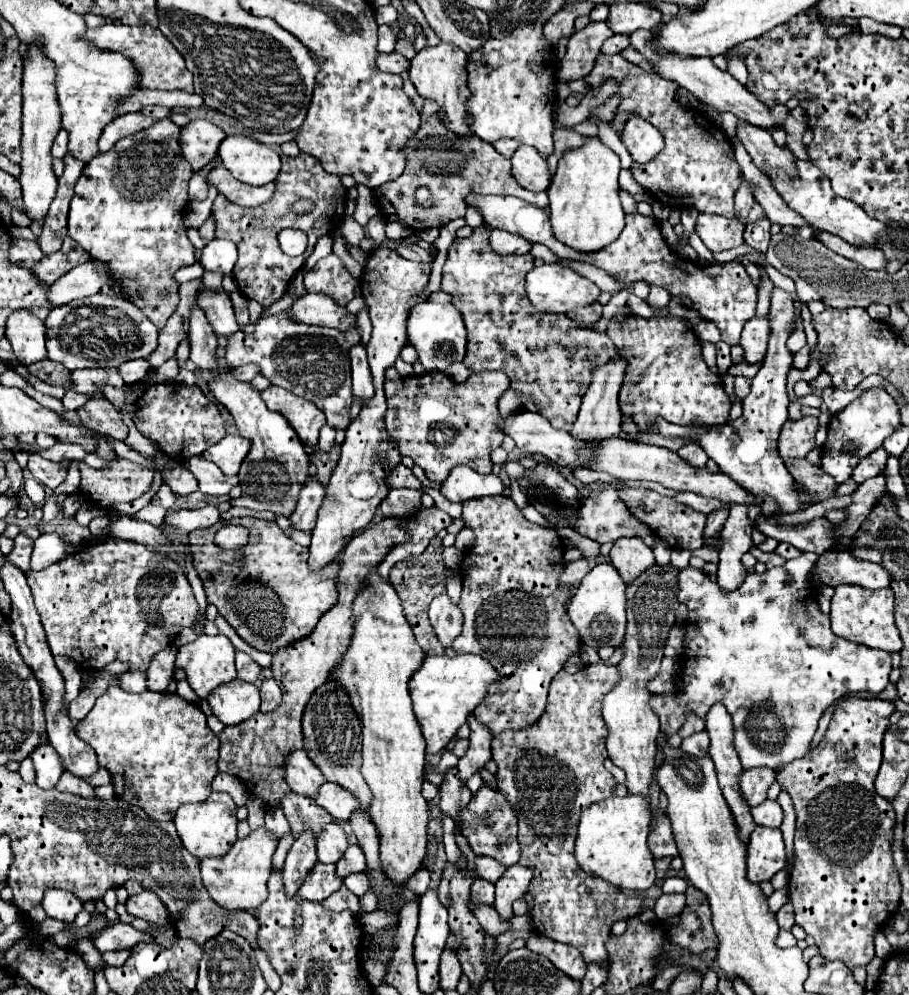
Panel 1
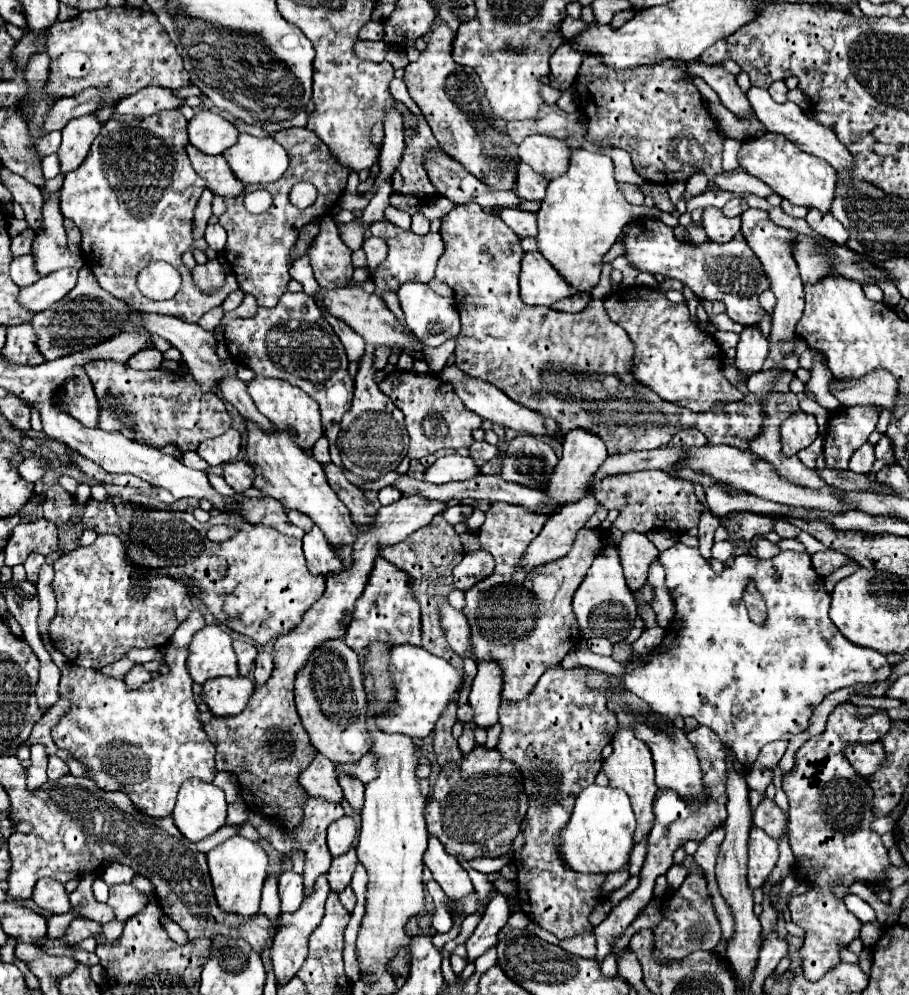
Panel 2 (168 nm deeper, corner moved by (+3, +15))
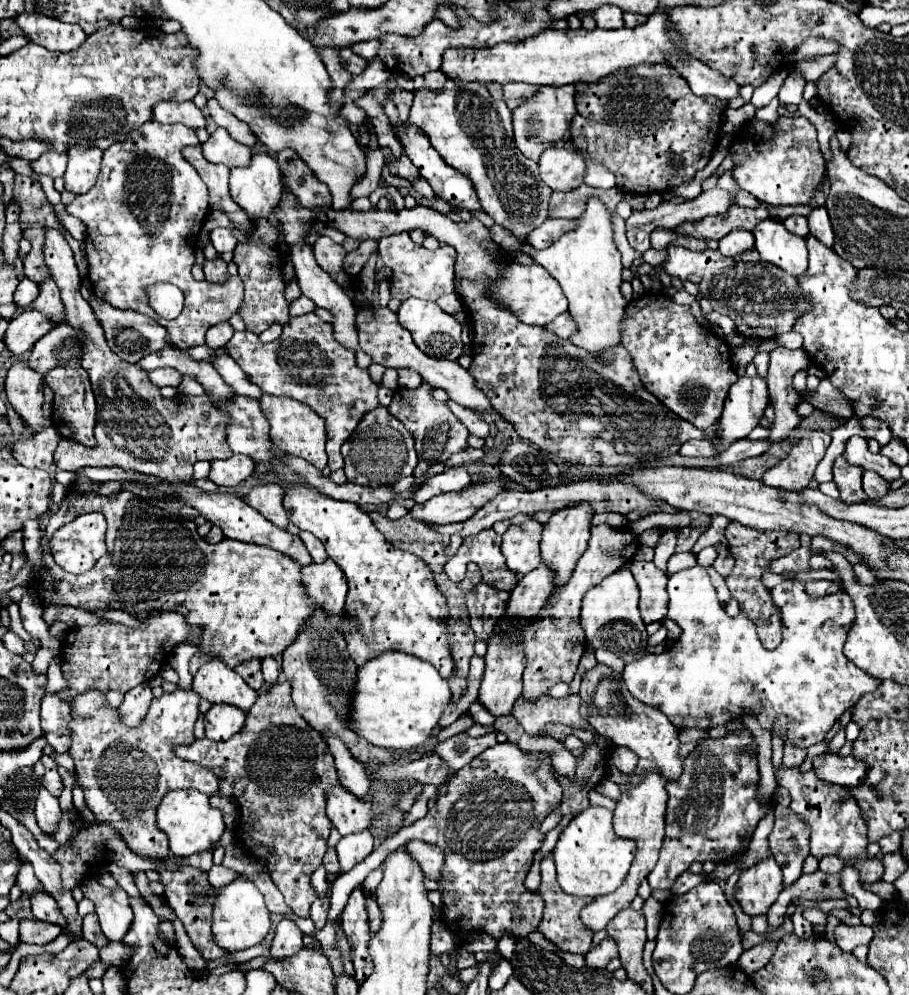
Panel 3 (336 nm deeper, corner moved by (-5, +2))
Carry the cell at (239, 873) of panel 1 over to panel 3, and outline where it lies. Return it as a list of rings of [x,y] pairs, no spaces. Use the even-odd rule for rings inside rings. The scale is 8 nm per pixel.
[[[238,875],[236,881],[222,887],[220,897],[214,903],[212,935],[216,945],[222,947],[224,951],[242,951],[262,943],[268,933],[270,933],[270,917],[268,917],[268,909],[264,905],[262,893],[250,879],[246,879],[244,875]]]

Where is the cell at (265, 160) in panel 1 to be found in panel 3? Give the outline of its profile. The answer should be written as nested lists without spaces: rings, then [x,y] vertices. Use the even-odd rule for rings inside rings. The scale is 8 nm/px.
[[[256,153],[248,167],[232,169],[230,195],[250,219],[268,219],[282,195],[282,171],[276,157]]]

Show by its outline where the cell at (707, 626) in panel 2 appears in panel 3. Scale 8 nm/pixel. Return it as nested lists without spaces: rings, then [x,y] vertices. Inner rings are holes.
[[[700,565],[672,575],[668,595],[668,619],[682,627],[680,639],[662,655],[644,655],[640,661],[628,663],[622,677],[636,699],[660,709],[678,729],[712,729],[746,711],[756,715],[762,729],[780,733],[784,741],[810,747],[824,741],[832,725],[860,695],[880,685],[842,653],[856,617],[854,603],[844,591],[814,599],[804,593],[802,581],[776,585],[772,599],[782,611],[784,637],[774,651],[764,651],[754,623],[744,613],[734,619],[726,615]]]

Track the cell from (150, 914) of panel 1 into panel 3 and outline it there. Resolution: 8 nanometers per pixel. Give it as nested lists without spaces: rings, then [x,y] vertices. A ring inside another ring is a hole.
[[[86,879],[80,885],[84,897],[94,901],[96,915],[100,919],[102,933],[110,941],[122,941],[128,925],[132,923],[132,909],[128,905],[128,893],[124,889],[102,887],[96,879]]]

